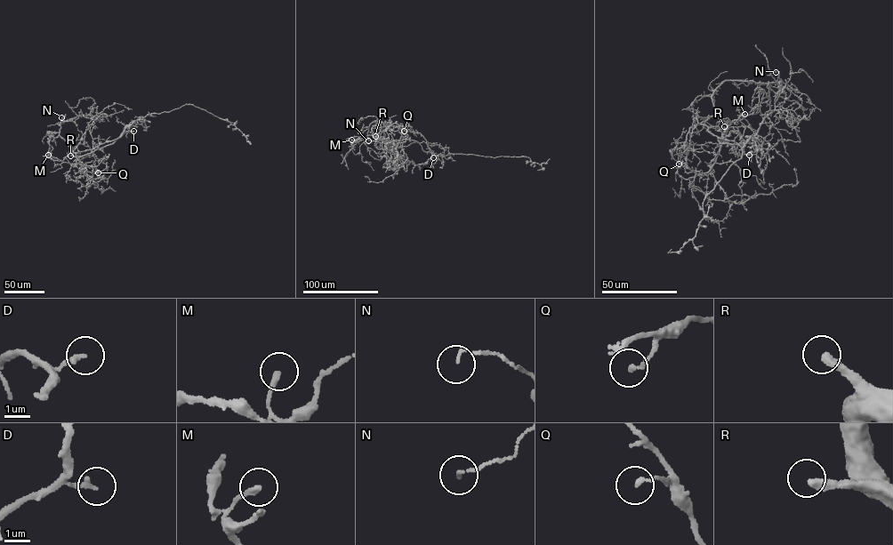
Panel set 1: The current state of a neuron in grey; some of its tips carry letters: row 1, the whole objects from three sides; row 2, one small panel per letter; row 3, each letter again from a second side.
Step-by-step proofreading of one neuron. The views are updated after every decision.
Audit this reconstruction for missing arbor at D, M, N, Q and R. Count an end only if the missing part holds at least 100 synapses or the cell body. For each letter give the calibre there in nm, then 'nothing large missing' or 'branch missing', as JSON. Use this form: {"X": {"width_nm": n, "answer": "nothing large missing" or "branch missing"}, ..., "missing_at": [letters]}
{"D": {"width_nm": 200, "answer": "nothing large missing"}, "M": {"width_nm": 200, "answer": "nothing large missing"}, "N": {"width_nm": 100, "answer": "nothing large missing"}, "Q": {"width_nm": 170, "answer": "nothing large missing"}, "R": {"width_nm": 320, "answer": "branch missing"}, "missing_at": ["R"]}

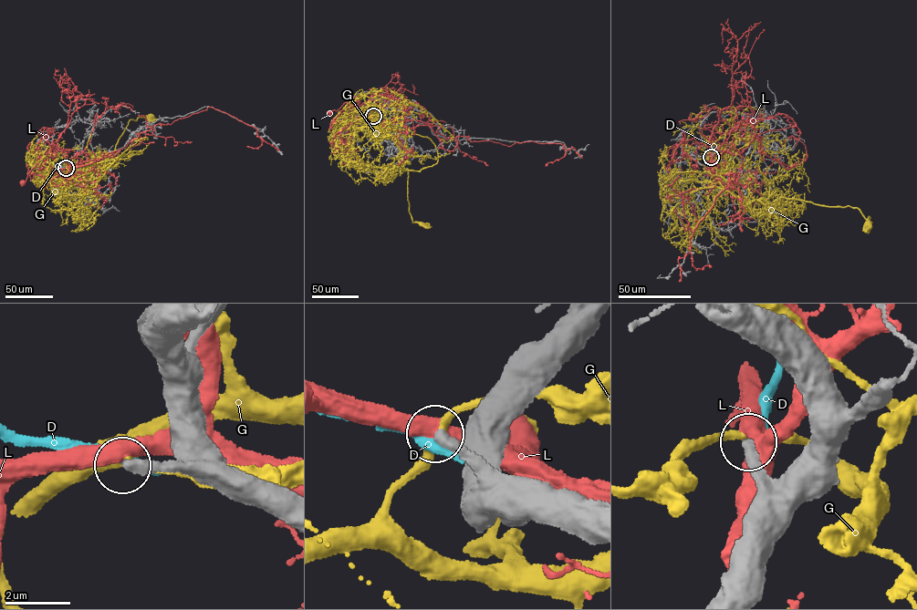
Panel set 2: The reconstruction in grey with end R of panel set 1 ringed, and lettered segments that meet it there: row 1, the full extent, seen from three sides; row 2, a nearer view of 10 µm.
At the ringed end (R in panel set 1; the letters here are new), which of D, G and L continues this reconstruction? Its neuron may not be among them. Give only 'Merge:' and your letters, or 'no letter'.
Merge: no letter

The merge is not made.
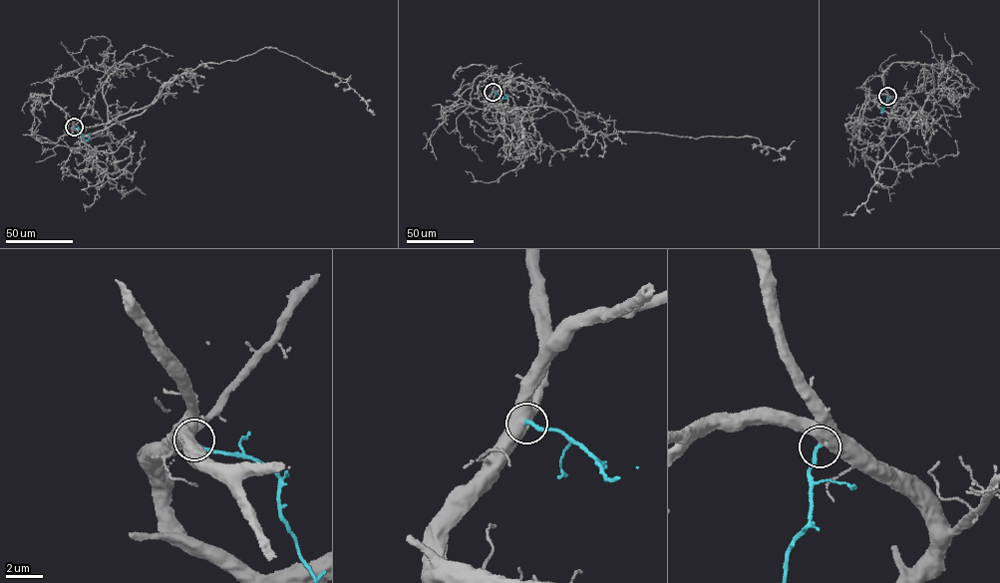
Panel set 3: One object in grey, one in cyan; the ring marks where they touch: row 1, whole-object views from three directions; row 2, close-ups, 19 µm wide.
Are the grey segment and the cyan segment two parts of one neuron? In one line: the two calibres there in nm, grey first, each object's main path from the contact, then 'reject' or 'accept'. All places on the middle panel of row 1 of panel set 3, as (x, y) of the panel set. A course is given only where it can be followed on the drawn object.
calibres 750 and 200 nm; course grey (493, 92), (487, 103), (555, 109), (568, 126), (590, 134), (748, 137), (776, 150), (793, 142); course cyan (493, 92), (503, 98), (507, 94); accept

